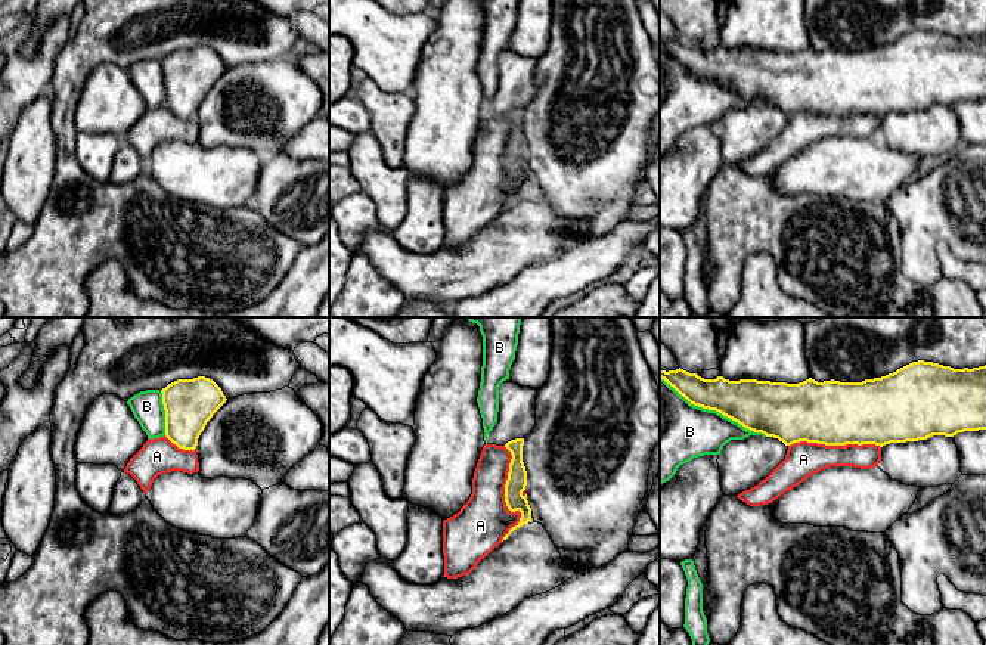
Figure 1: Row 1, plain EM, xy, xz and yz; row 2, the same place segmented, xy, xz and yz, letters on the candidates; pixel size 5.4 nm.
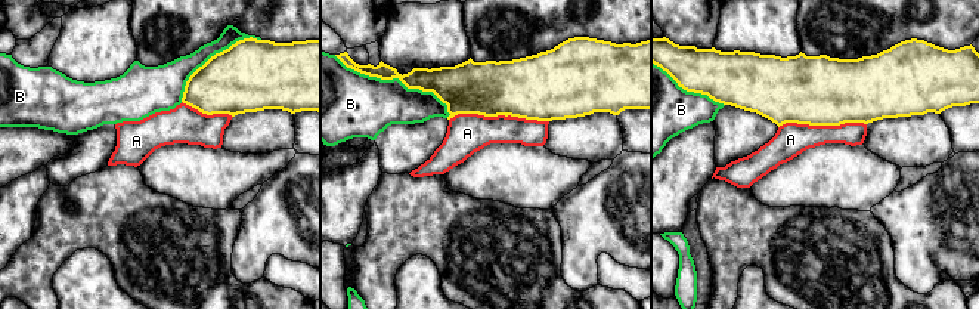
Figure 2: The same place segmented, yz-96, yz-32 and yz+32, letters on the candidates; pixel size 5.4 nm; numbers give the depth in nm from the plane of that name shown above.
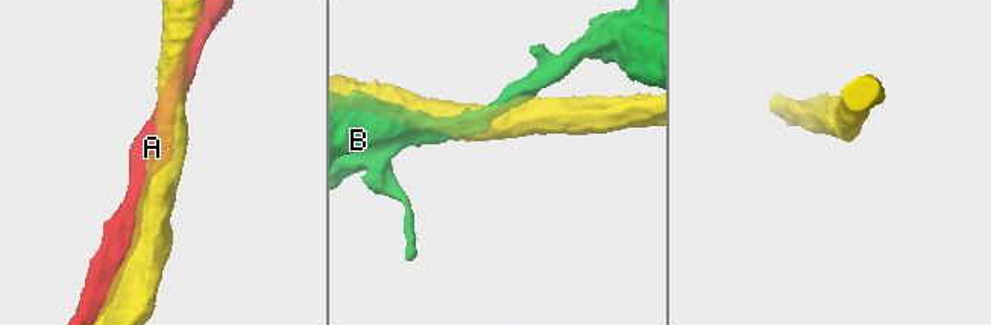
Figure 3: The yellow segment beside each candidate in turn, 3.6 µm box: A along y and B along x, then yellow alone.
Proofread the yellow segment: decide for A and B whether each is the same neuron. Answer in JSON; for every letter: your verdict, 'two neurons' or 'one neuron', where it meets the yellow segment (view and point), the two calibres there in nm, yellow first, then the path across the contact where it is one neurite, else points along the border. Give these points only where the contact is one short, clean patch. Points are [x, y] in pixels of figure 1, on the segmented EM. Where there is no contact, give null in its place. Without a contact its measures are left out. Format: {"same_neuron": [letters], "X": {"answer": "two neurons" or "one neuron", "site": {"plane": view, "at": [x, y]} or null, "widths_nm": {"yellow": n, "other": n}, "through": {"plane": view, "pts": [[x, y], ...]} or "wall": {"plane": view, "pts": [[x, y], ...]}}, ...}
{"same_neuron": [], "A": {"answer": "two neurons", "site": {"plane": "xz", "at": [505, 498]}, "widths_nm": {"yellow": 110, "other": 280}}, "B": {"answer": "two neurons", "site": {"plane": "yz", "at": [713, 409]}, "widths_nm": {"yellow": 280, "other": 360}}}

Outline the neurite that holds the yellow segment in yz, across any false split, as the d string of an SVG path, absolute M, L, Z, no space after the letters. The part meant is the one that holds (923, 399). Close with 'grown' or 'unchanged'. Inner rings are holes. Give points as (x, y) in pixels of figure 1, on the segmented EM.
M912 362L893 373L862 382L799 382L757 379L704 379L683 369L660 370L660 378L691 404L716 410L744 428L773 437L785 446L807 441L825 446L906 443L933 435L954 437L986 430L986 365L954 369L933 362Z | unchanged

